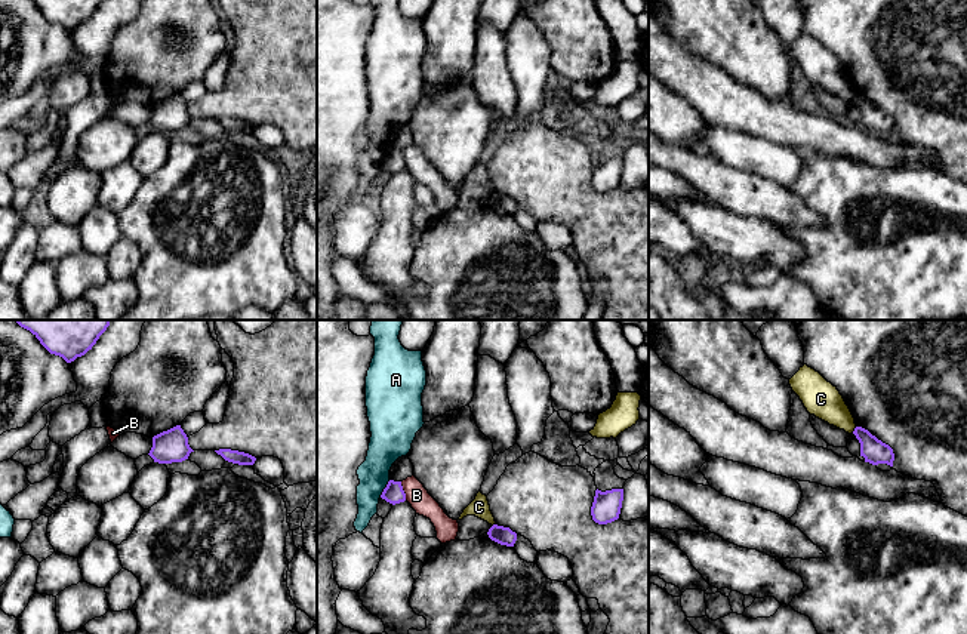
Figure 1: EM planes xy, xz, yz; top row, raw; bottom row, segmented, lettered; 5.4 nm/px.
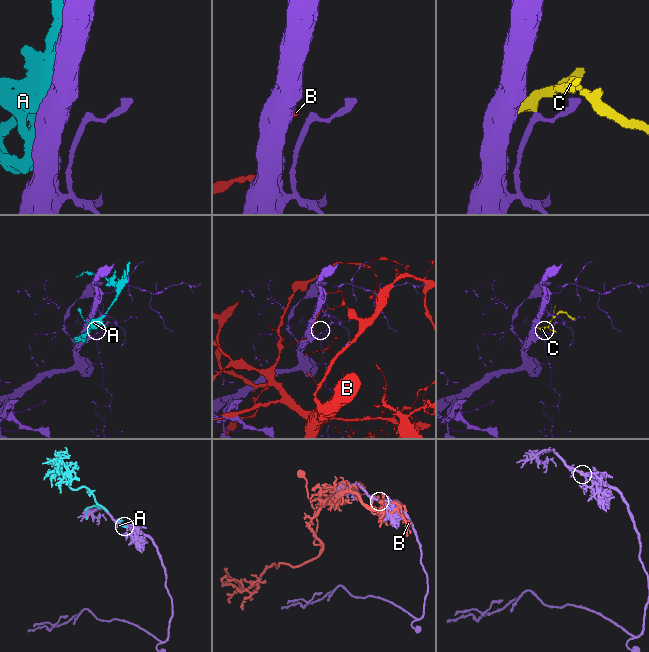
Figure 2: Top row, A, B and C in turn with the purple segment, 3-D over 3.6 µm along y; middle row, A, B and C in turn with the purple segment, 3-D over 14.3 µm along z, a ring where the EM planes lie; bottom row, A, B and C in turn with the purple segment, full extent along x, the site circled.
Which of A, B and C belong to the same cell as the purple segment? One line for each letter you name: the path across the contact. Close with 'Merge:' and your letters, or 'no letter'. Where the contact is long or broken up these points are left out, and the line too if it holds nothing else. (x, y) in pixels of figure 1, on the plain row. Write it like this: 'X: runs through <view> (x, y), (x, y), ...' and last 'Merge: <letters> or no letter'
Merge: no letter

